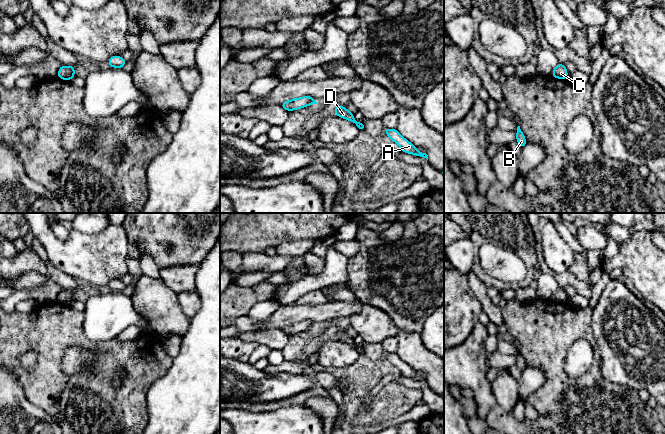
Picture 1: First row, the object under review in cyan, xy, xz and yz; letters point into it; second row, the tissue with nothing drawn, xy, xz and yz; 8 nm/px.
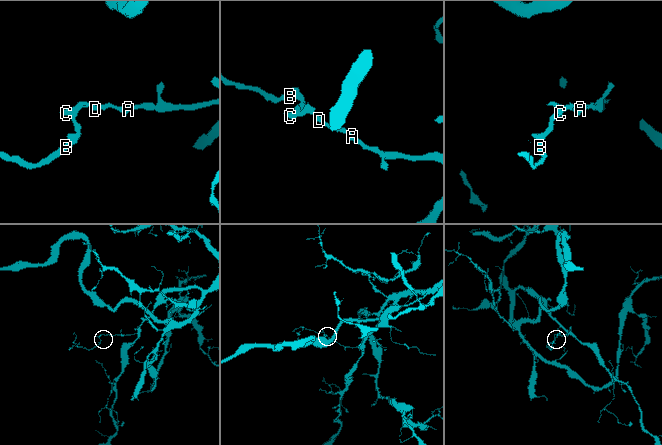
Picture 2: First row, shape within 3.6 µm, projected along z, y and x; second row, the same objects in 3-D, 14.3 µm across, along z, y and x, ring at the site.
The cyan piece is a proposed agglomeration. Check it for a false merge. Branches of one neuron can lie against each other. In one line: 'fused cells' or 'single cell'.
single cell

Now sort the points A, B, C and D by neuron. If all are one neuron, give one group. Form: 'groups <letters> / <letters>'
groups A B C D

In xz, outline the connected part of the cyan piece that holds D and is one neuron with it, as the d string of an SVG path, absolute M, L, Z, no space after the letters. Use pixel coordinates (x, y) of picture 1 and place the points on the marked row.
M335 106L334 108L334 114L336 114L337 116L344 118L346 120L349 120L351 122L353 122L360 131L364 131L365 130L365 125L364 123L361 122L357 122L354 118L354 114L352 114L348 109L346 109L344 106Z

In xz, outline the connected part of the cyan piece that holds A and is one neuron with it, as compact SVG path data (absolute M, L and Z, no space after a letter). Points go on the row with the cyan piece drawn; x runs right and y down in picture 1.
M385 127L384 131L391 141L394 141L399 145L401 151L426 158L428 160L428 155L426 153L420 152L416 146L405 139L396 129L389 129Z

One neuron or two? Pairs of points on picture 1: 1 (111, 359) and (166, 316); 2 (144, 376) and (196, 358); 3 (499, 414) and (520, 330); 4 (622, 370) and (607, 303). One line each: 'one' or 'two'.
1: two
2: two
3: two
4: one

